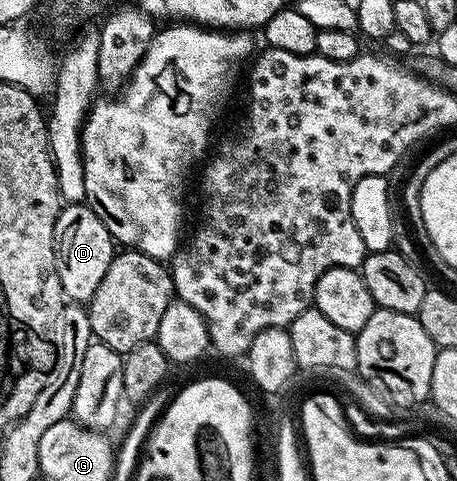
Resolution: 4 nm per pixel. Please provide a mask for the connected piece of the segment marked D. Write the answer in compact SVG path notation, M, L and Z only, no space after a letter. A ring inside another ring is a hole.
M85 202L68 203L60 209L57 226L54 227L54 242L64 297L74 303L88 303L97 292L117 250L108 228Z

